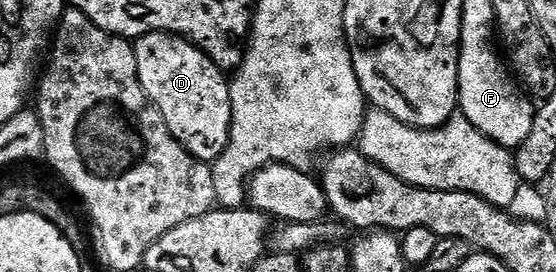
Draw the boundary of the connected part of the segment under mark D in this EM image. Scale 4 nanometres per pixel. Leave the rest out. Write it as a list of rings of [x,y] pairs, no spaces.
[[[153,32],[137,37],[134,53],[138,55],[138,74],[142,85],[160,114],[164,114],[164,122],[168,122],[175,138],[197,160],[218,160],[228,146],[232,126],[227,73],[185,36],[174,36],[170,32]]]

